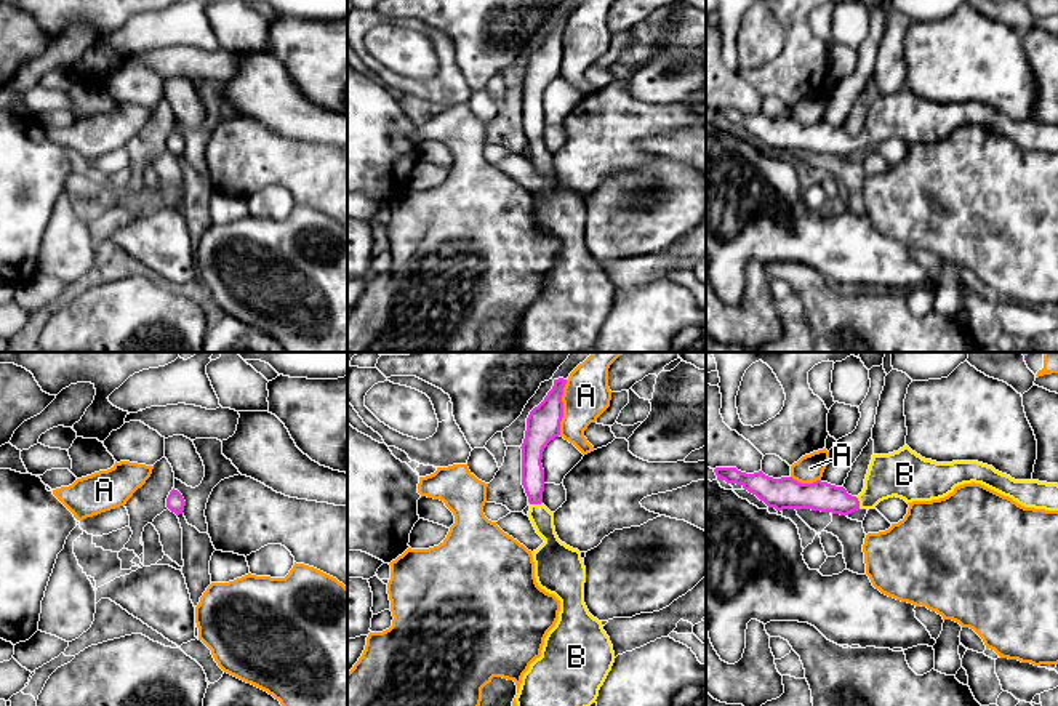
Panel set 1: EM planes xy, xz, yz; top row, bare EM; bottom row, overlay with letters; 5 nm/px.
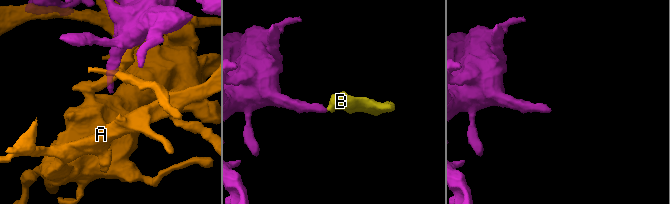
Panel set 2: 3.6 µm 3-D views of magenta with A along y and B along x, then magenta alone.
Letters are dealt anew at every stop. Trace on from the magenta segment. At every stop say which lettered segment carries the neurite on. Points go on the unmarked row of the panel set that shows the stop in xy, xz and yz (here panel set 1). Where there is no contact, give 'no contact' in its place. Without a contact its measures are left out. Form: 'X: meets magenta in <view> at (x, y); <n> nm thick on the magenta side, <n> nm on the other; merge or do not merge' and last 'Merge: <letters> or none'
A: meets magenta in xz at (562, 48); 180 nm thick on the magenta side, 240 nm on the other; do not merge
B: meets magenta in xz at (535, 144); 110 nm thick on the magenta side, 120 nm on the other; merge
Merge: B

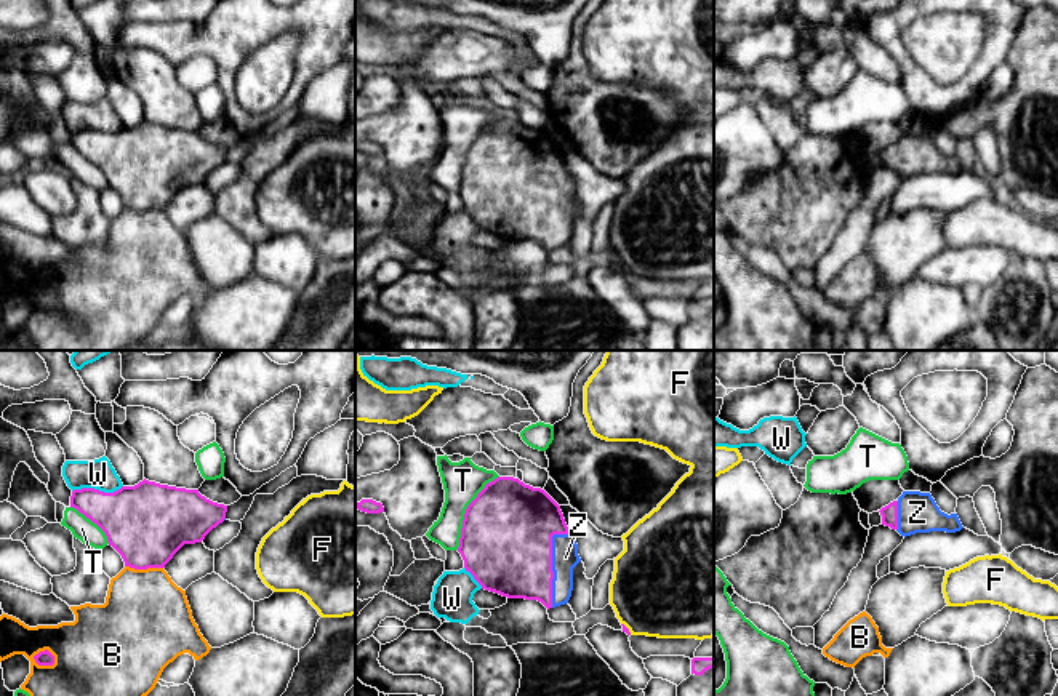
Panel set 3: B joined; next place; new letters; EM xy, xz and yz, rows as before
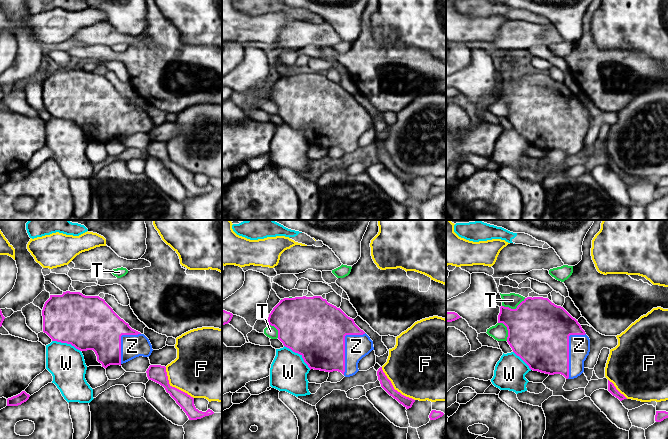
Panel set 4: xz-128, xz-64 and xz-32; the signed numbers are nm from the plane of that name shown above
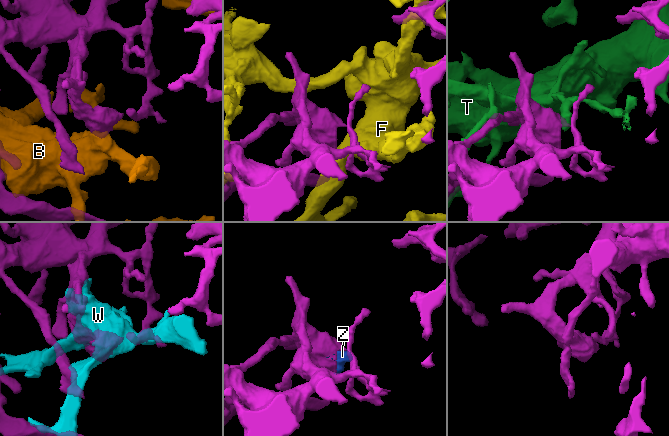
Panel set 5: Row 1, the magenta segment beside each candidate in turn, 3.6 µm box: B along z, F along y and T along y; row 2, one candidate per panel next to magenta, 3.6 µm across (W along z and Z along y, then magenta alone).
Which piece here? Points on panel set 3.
B: meets magenta in xy at (44, 306); 80 nm thick on the magenta side, 420 nm on the other; do not merge
F: meets magenta in xz at (628, 271); 30 nm thick on the magenta side, 460 nm on the other; do not merge
T: meets magenta in xz at (466, 152); 460 nm thick on the magenta side, 200 nm on the other; do not merge
W: meets magenta in xy at (96, 132); 340 nm thick on the magenta side, 150 nm on the other; do not merge
Z: meets magenta in xz at (551, 205); 460 nm thick on the magenta side, 130 nm on the other; merge
Merge: Z

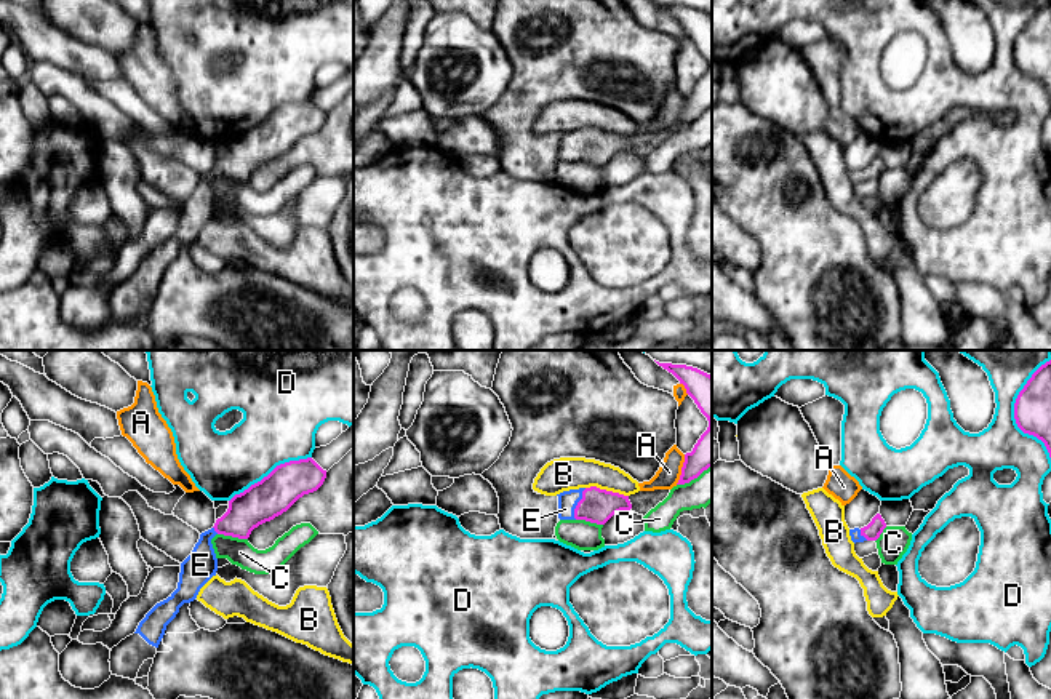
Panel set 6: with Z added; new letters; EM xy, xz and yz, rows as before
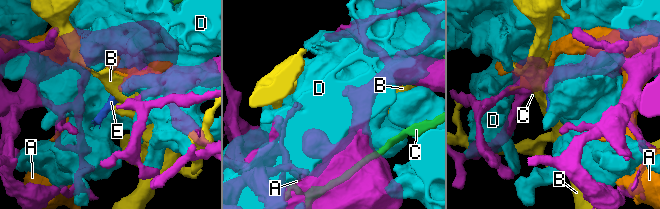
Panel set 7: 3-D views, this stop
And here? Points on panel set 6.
A: meets magenta in xz at (682, 111); 160 nm thick on the magenta side, 120 nm on the other; do not merge
B: meets magenta in xz at (605, 131); 180 nm thick on the magenta side, 170 nm on the other; do not merge
C: meets magenta in xy at (232, 178); 200 nm thick on the magenta side, 140 nm on the other; do not merge
D: meets magenta in yz at (1015, 53); 190 nm thick on the magenta side, 240 nm on the other; do not merge
E: meets magenta in xz at (578, 146); 180 nm thick on the magenta side, 100 nm on the other; merge
Merge: E

